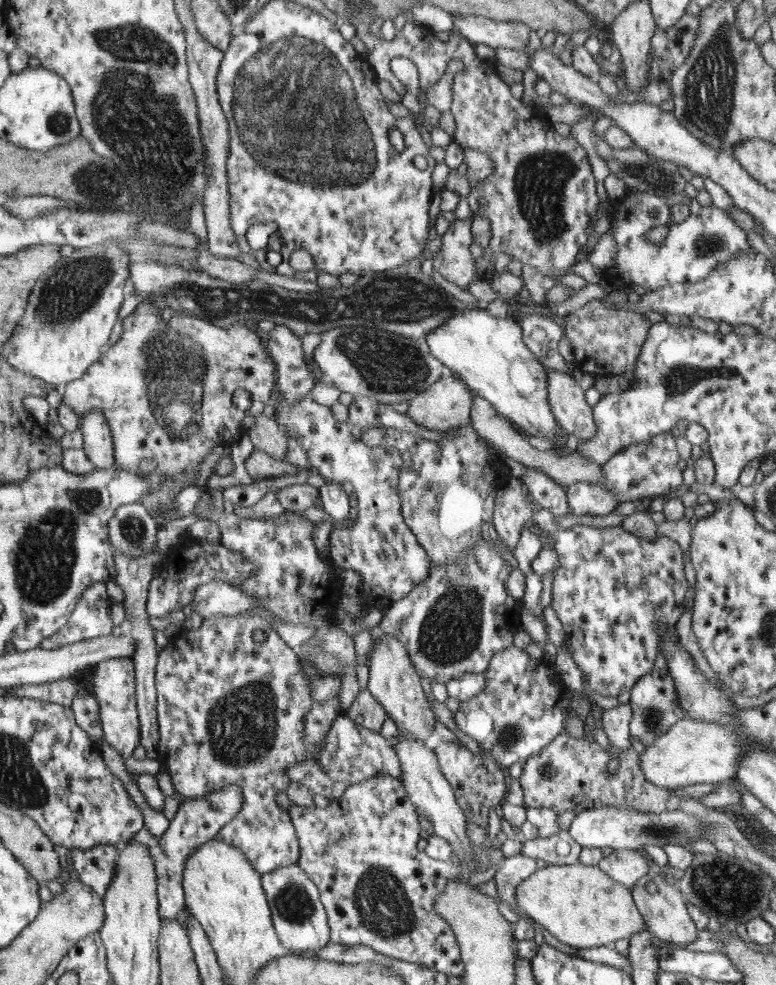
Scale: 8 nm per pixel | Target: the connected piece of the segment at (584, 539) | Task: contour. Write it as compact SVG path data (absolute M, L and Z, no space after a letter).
M542 508L530 523L536 524L550 536L554 548L549 548L548 553L551 551L552 556L558 557L559 566L552 571L551 606L564 627L565 642L570 647L584 684L590 692L603 697L618 697L632 691L642 676L653 670L664 641L663 636L676 630L675 625L682 612L688 584L684 578L680 545L668 536L644 540L642 536L634 536L628 529L618 525L604 528L584 525L560 527L553 513Z

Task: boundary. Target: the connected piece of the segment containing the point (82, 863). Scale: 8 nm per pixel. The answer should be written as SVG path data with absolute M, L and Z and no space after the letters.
M98 845L88 849L70 849L77 879L90 885L104 901L106 891L117 871L119 845Z

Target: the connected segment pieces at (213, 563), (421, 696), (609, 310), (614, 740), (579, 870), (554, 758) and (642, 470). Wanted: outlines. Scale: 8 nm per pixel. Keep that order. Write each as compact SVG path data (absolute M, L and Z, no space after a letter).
M189 538L186 546L173 546L170 557L163 561L153 573L145 605L149 617L166 618L174 610L190 605L198 587L219 581L225 584L242 585L257 572L254 564L242 554L233 552L221 542L207 542L205 539Z
M396 637L380 640L372 652L367 690L382 706L399 732L414 736L414 740L428 740L434 732L436 717L422 689L422 680L405 645Z
M600 299L589 301L580 310L564 317L564 323L562 336L565 335L572 346L574 368L583 369L595 377L620 375L628 370L634 372L652 326L644 315L618 308L612 302L600 302Z
M619 704L609 710L602 708L601 720L610 744L624 752L632 746L629 724L633 720L633 709L629 704Z
M580 862L564 866L547 864L516 887L516 902L528 917L540 923L556 940L579 949L611 946L616 940L630 939L647 928L631 890L615 881L598 865L590 866Z
M562 732L544 751L530 756L523 763L520 779L524 794L524 807L548 808L557 813L575 810L584 800L593 800L610 807L634 807L642 812L659 813L667 808L684 806L686 798L675 795L673 790L658 788L650 784L636 764L628 764L624 760L618 774L608 778L606 764L610 760L610 752L602 750L597 741L578 742L576 738Z
M662 432L646 442L638 442L634 446L630 444L630 447L624 448L612 459L608 459L602 465L606 486L576 482L566 489L567 501L574 516L610 514L619 502L638 500L652 494L664 494L675 490L684 482L682 478L684 468L686 462L682 459L672 432Z

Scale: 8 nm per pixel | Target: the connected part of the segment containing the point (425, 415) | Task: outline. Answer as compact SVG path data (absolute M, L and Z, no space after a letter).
M454 376L440 378L421 395L416 395L410 399L406 403L407 410L403 412L420 426L446 432L446 430L469 424L473 412L474 395L476 394L473 389L470 389L463 381L456 380Z

